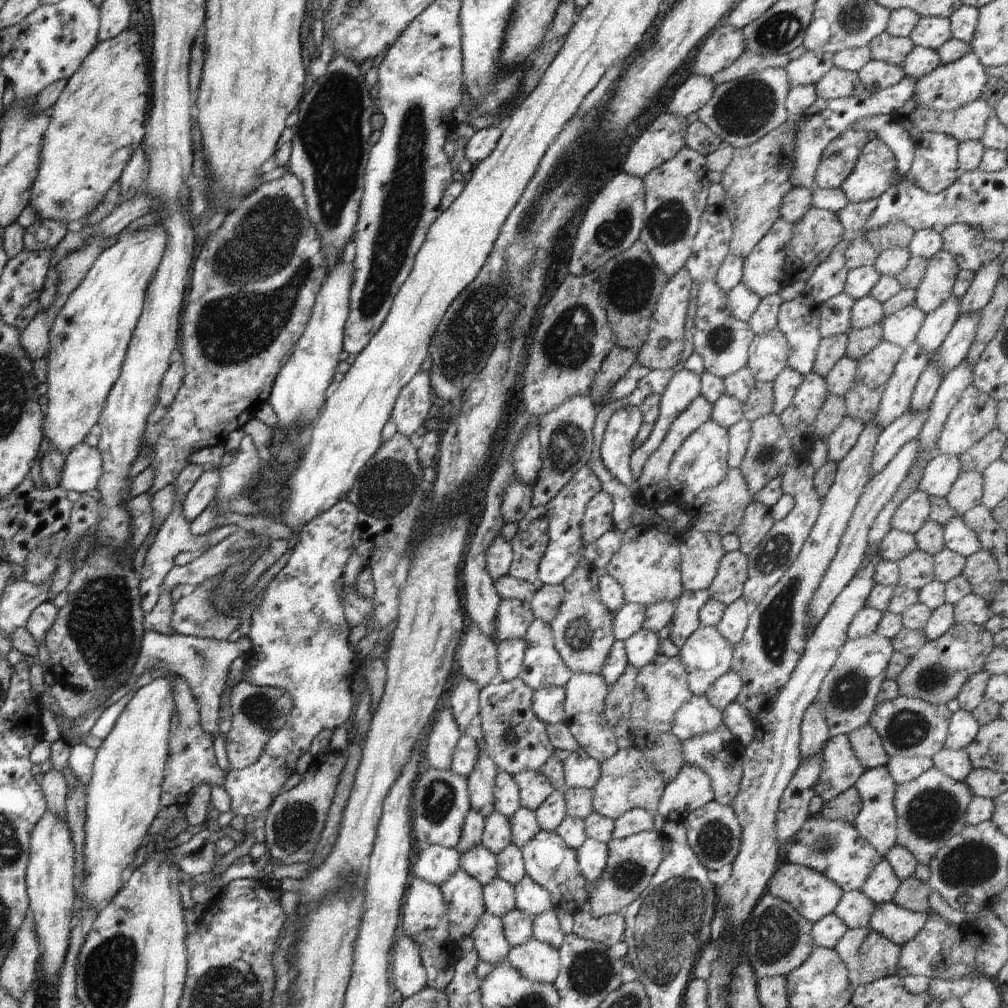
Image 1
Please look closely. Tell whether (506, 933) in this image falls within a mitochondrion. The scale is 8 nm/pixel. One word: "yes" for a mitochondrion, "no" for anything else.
no

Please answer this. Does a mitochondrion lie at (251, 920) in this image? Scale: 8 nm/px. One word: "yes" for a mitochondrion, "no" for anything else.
no

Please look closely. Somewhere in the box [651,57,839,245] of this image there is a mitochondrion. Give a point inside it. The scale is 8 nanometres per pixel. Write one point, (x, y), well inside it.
(744, 109)

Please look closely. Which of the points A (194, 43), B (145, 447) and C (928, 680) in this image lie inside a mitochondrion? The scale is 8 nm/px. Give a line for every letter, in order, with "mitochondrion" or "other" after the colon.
A: other
B: other
C: mitochondrion

